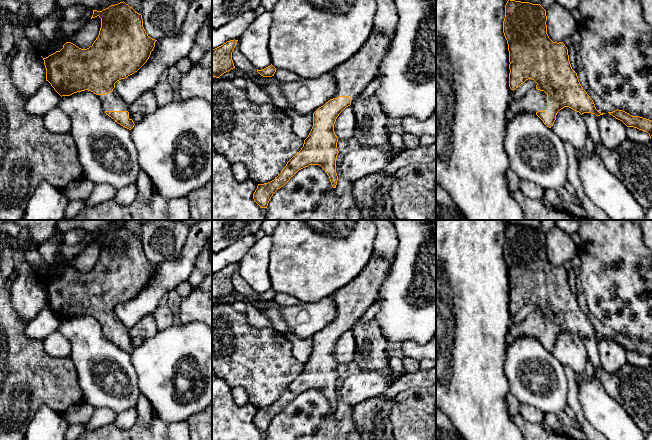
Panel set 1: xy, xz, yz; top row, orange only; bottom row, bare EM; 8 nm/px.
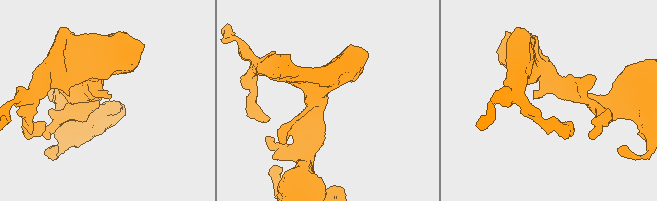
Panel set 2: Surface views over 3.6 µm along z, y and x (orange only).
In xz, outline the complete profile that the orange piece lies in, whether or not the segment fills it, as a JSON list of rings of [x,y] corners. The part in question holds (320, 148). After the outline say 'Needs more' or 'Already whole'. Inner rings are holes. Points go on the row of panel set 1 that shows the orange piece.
[[[373,31],[357,53],[334,69],[332,75],[336,81],[336,93],[313,113],[313,127],[304,140],[303,147],[274,180],[258,184],[253,199],[261,208],[267,208],[273,194],[299,170],[309,165],[321,166],[329,176],[332,187],[336,188],[336,159],[339,151],[334,124],[339,114],[352,105],[376,78],[379,63],[389,43],[388,37]]]. Needs more

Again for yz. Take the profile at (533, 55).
[[[508,0],[505,5],[503,33],[509,51],[509,87],[515,90],[528,79],[537,83],[522,99],[510,101],[507,121],[510,122],[519,113],[533,112],[551,128],[557,113],[564,107],[581,115],[591,113],[598,117],[605,114],[596,109],[593,100],[581,86],[577,73],[571,67],[565,44],[553,42],[549,38],[546,21],[546,10],[540,4]]]. Needs more

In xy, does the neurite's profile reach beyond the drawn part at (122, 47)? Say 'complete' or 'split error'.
split error

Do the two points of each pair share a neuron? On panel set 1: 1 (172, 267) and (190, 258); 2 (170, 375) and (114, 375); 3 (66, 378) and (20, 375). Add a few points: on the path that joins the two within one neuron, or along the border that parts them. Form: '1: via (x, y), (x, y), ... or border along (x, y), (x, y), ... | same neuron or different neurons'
1: via (176, 267), (181, 267), (186, 262) | same neuron
2: border along (129, 354), (140, 393) | different neurons
3: via (55, 378), (31, 378) | same neuron

